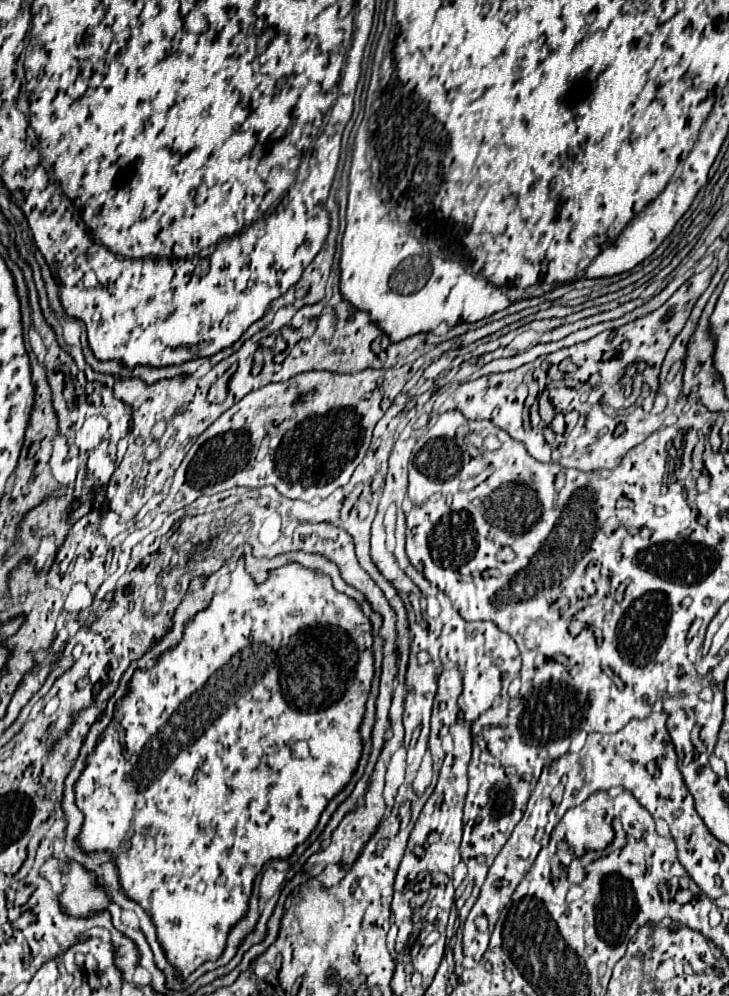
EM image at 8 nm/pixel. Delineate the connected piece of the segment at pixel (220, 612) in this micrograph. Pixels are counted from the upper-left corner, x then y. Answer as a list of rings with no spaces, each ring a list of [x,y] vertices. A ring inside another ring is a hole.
[[[240,560],[236,570],[230,574],[228,590],[216,594],[210,606],[194,616],[194,620],[188,624],[184,632],[182,642],[174,650],[162,654],[152,670],[146,672],[136,670],[136,674],[132,676],[130,694],[124,700],[116,702],[124,704],[124,708],[128,710],[120,708],[120,716],[114,716],[112,724],[104,732],[104,740],[96,746],[94,754],[88,758],[88,766],[84,768],[76,784],[76,804],[84,812],[84,826],[78,842],[86,852],[110,850],[116,854],[116,866],[122,888],[152,916],[158,930],[158,940],[166,950],[170,964],[178,970],[182,978],[188,978],[202,962],[216,960],[222,954],[230,928],[248,910],[252,882],[260,872],[260,868],[274,858],[290,856],[292,850],[300,842],[304,842],[316,828],[326,804],[352,778],[358,766],[358,758],[362,754],[358,728],[364,716],[364,704],[370,692],[372,674],[374,662],[372,662],[370,622],[368,618],[364,618],[360,606],[352,598],[334,590],[332,580],[328,576],[316,574],[308,568],[302,568],[300,564],[288,564],[274,570],[270,578],[258,586],[246,574],[244,560]],[[282,690],[300,690],[300,706],[292,708]],[[298,740],[306,740],[310,746],[310,756],[304,760],[292,758],[292,744],[296,744]]]

